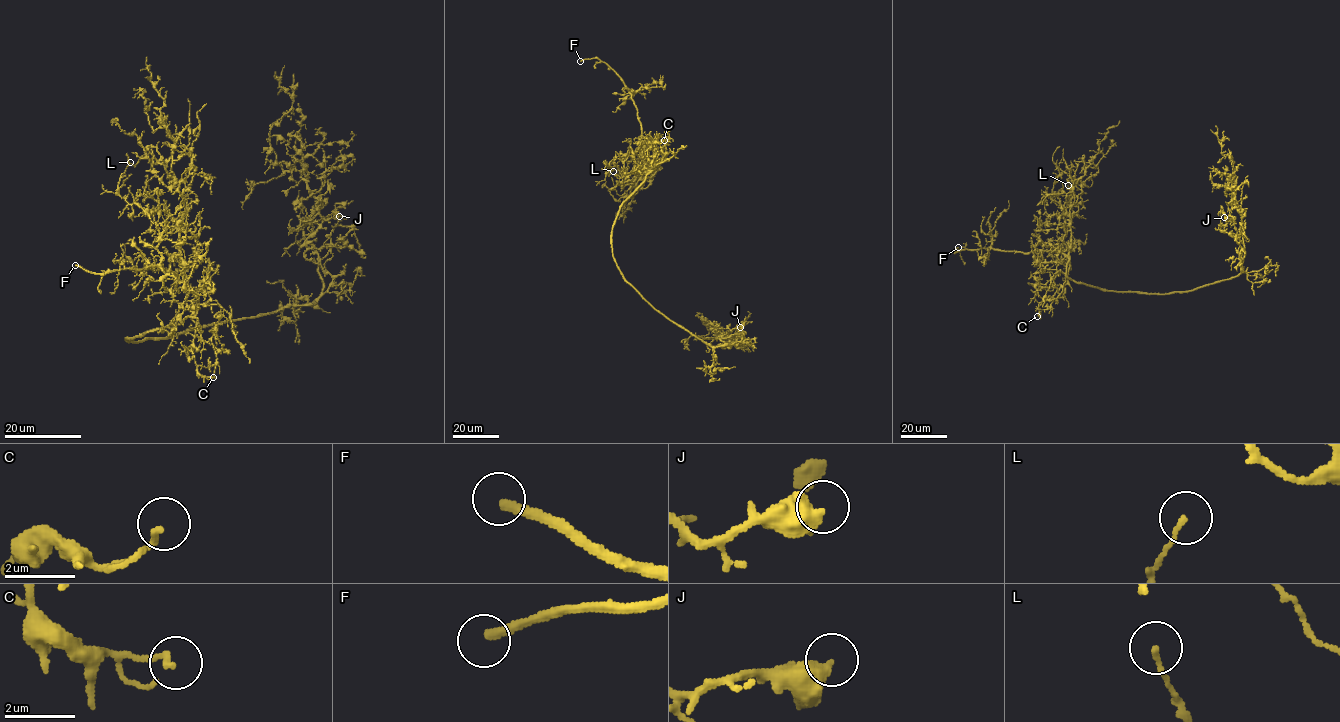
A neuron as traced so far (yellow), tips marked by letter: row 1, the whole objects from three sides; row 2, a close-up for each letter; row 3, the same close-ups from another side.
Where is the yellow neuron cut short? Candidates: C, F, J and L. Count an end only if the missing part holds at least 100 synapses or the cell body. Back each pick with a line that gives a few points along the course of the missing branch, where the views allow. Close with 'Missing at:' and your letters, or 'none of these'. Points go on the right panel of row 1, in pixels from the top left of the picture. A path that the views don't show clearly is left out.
F: Course of what is missing: (958, 247), (947, 248), (939, 236), (936, 223), (923, 212)
Missing at: F

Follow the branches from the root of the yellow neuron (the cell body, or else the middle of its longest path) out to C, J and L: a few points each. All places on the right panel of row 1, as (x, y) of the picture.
C: (1173, 292), (1110, 291), (1066, 277), (1058, 292), (1060, 296), (1046, 297), (1039, 304), (1040, 315), (1037, 316)
J: (1173, 292), (1191, 291), (1244, 271), (1242, 248), (1236, 242), (1234, 221), (1224, 217)
L: (1173, 292), (1110, 291), (1068, 277), (1069, 223), (1078, 210), (1067, 203), (1064, 210), (1070, 205), (1068, 185)

